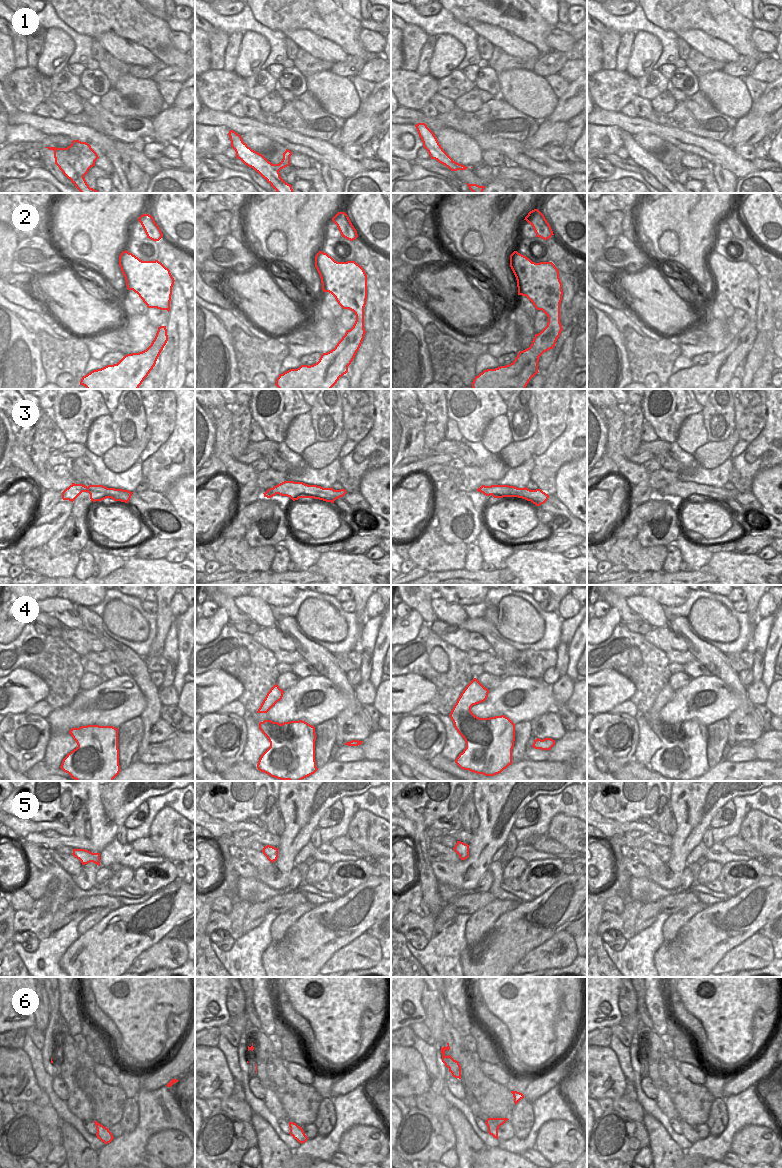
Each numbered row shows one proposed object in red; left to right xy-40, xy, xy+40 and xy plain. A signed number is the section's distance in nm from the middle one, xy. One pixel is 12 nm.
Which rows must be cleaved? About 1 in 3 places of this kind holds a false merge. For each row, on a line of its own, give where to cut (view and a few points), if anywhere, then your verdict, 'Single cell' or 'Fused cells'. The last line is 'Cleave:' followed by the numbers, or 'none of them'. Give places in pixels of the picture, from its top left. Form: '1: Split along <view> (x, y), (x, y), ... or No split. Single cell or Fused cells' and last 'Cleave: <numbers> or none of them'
1: No split. Single cell
2: No split. Single cell
3: Split along xy-40 (89, 488), (82, 489), (79, 493). Fused cells
4: No split. Single cell
5: No split. Single cell
6: No split. Single cell
Cleave: 3.

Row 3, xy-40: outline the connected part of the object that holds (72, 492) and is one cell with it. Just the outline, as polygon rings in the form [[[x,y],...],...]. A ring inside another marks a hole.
[[[72,483],[62,492],[62,499],[73,502],[80,495],[81,490],[89,490],[89,488],[83,484]]]

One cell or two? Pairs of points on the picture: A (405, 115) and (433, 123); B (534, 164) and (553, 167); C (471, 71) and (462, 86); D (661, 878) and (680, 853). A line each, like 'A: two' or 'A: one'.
A: one
B: one
C: two
D: one

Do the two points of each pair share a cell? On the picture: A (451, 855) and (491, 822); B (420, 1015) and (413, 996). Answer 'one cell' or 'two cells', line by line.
A: two cells
B: one cell

